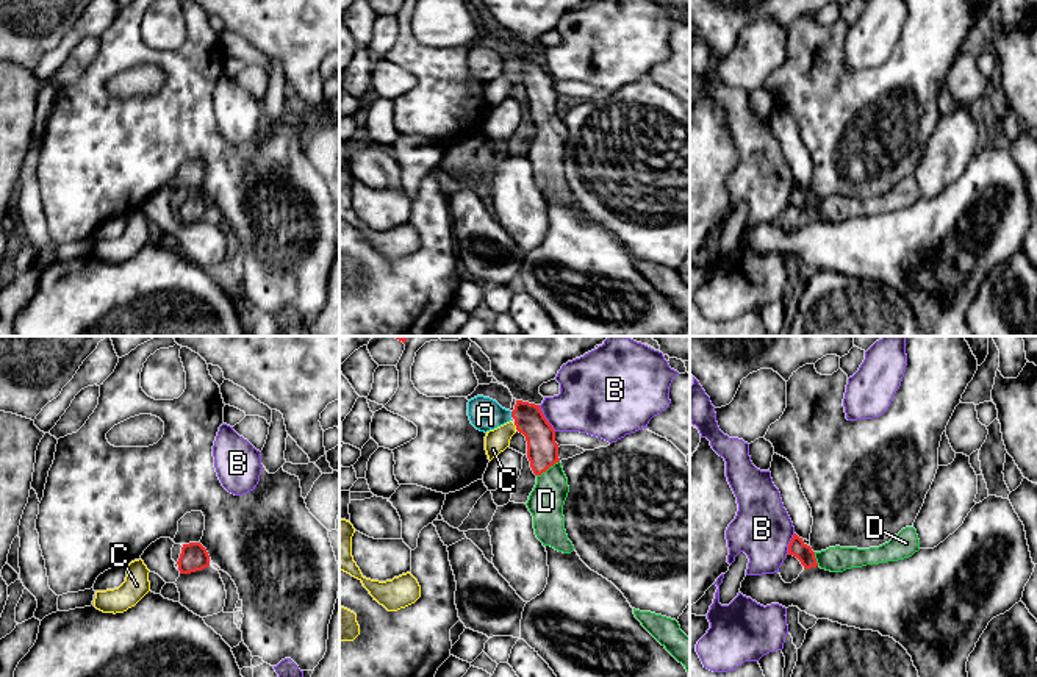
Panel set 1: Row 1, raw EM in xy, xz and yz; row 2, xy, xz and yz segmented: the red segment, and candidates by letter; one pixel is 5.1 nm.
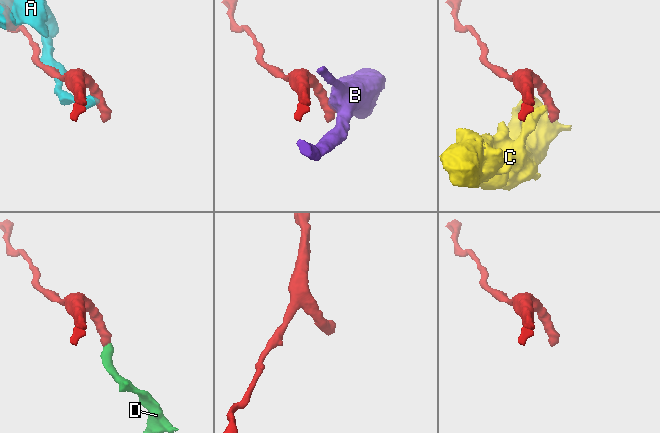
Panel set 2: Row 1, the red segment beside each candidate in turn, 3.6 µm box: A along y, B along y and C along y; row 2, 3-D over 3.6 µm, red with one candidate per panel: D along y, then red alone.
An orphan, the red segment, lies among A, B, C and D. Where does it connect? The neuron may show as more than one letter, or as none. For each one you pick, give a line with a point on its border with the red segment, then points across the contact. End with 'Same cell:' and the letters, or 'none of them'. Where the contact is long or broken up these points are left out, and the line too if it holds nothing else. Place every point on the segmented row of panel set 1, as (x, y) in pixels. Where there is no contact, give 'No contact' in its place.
D: Touches red at xz (548, 468). Path across: xz (541, 449), (548, 468), (546, 501)
Same cell: D

